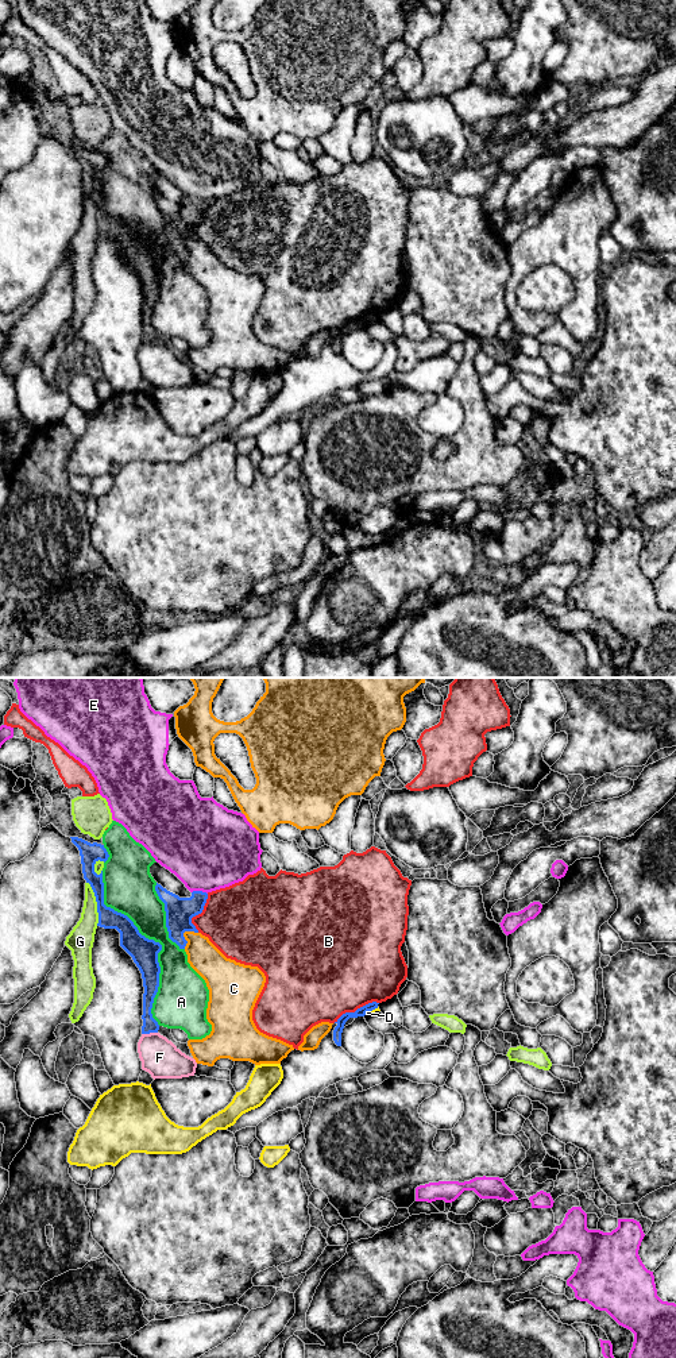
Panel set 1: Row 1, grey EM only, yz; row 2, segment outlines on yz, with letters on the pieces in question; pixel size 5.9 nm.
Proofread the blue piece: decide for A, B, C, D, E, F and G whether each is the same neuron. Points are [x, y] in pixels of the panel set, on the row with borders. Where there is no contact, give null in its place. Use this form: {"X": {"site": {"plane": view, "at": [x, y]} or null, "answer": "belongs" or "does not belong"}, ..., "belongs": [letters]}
{"A": {"site": {"plane": "yz", "at": [154, 941]}, "answer": "does not belong"}, "B": {"site": {"plane": "yz", "at": [356, 1010]}, "answer": "does not belong"}, "C": {"site": {"plane": "yz", "at": [182, 934]}, "answer": "does not belong"}, "D": {"site": {"plane": "yz", "at": [371, 1010]}, "answer": "does not belong"}, "E": {"site": {"plane": "yz", "at": [200, 891]}, "answer": "does not belong"}, "F": {"site": {"plane": "yz", "at": [149, 1033]}, "answer": "does not belong"}, "G": {"site": {"plane": "yz", "at": [97, 903]}, "answer": "does not belong"}, "belongs": []}

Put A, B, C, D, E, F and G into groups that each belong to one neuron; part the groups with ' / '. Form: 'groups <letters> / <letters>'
groups A / B / C / D / E / F / G

